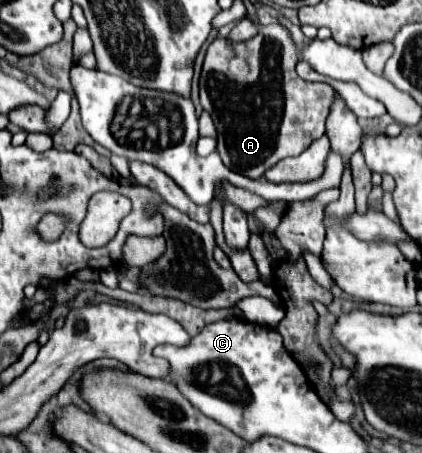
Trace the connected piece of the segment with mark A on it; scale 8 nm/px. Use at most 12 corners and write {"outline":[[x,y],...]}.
{"outline":[[281,25],[215,39],[199,79],[231,171],[261,179],[325,133],[335,89]]}

